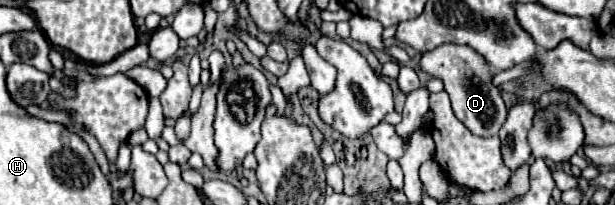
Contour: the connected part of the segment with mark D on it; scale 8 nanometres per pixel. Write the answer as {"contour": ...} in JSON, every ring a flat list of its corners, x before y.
{"contour":[[447,44,447,46,439,46,431,52,425,52,421,58,421,70,443,80,445,92,451,98,455,116,475,136,491,138,499,132,499,128,503,126,503,122,507,118,507,108,505,108,505,102,503,102,499,90,491,84,493,72,489,70,489,64,483,60,483,56,479,56,469,46]]}

